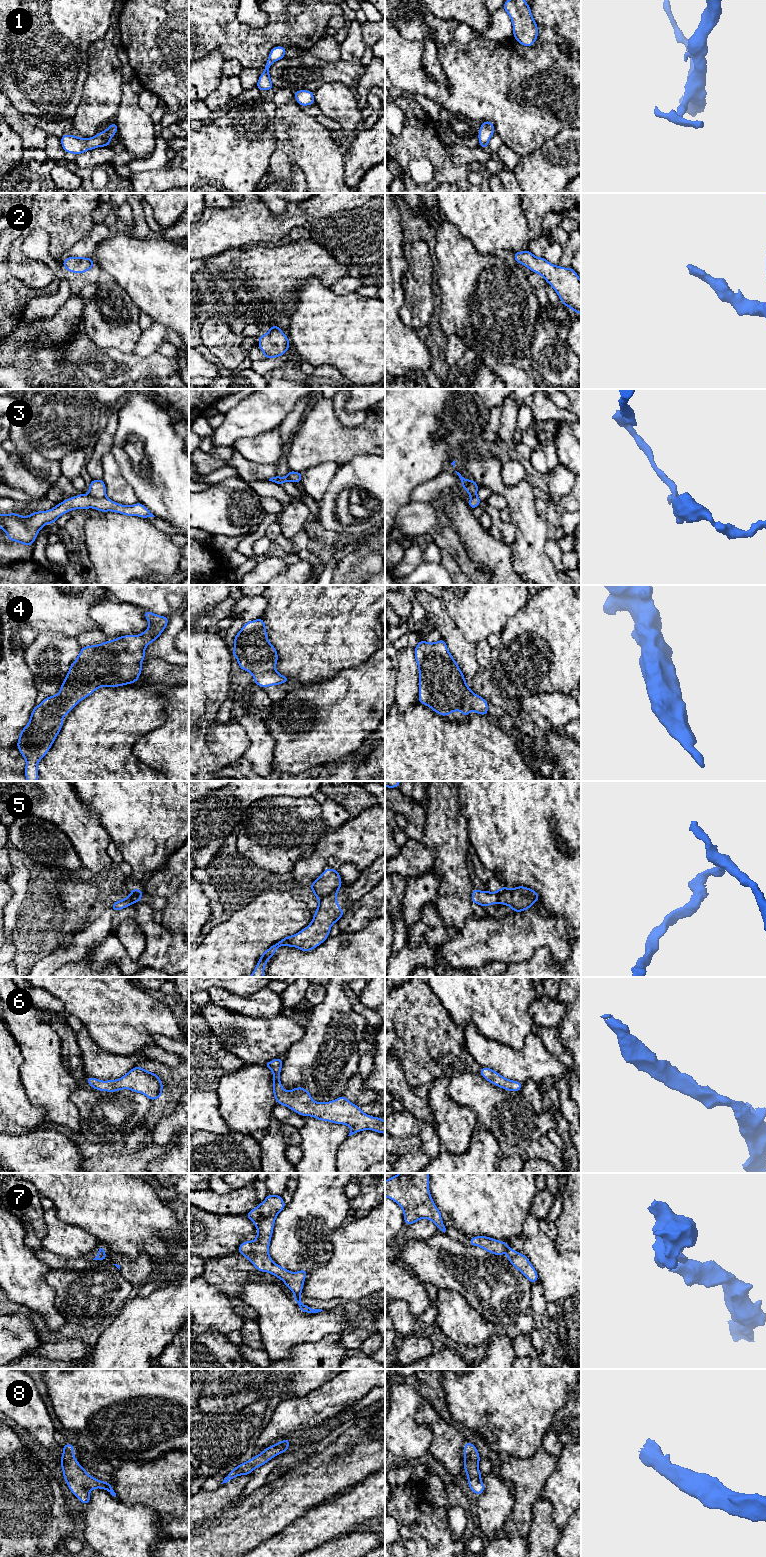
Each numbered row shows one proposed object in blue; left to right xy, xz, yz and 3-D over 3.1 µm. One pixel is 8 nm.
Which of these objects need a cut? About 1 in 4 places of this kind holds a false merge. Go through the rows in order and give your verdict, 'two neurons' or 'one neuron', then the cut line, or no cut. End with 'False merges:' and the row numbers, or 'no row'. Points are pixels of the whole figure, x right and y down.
1: one neuron | no cut
2: one neuron | no cut
3: two neurons | xy (89, 494), (99, 498), (105, 497)
4: one neuron | no cut
5: two neurons | xz (337, 889), (319, 900)
6: one neuron | no cut
7: two neurons | xz (295, 1295), (299, 1297)
8: one neuron | no cut
False merges: 3, 5, 7

